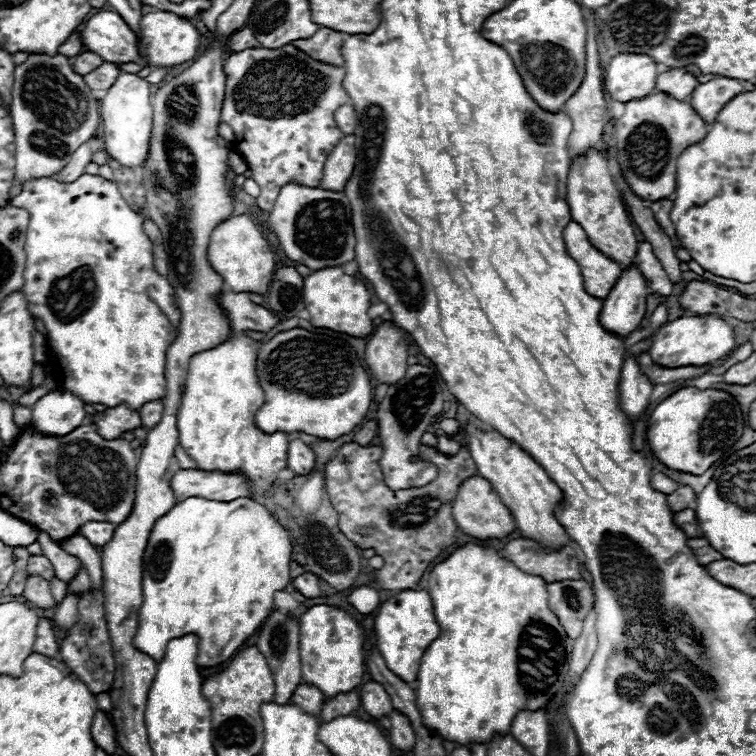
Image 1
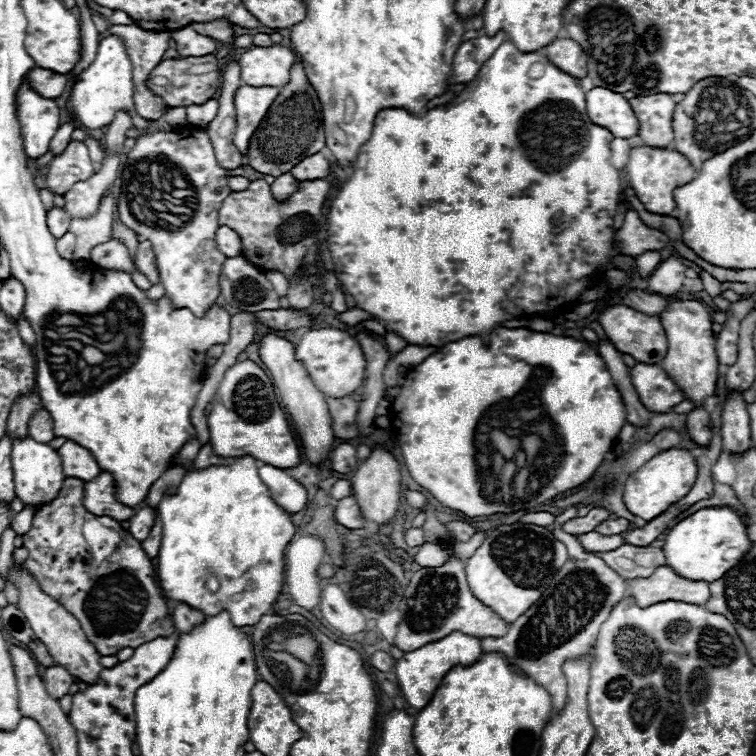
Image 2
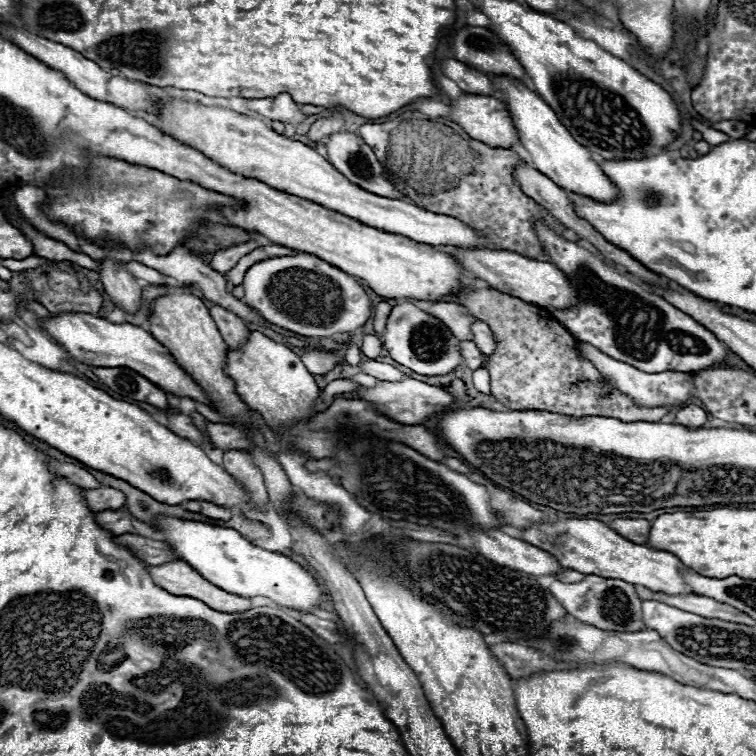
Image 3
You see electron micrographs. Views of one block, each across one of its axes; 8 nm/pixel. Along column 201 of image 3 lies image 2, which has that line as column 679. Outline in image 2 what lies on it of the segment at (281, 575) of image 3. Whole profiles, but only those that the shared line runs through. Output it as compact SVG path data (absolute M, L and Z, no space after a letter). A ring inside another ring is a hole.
M716 506L716 508L702 508L692 516L678 522L664 540L664 556L666 566L674 568L680 576L688 580L706 580L714 582L718 576L724 576L742 556L750 550L748 526L744 524L742 516L732 510L730 506Z

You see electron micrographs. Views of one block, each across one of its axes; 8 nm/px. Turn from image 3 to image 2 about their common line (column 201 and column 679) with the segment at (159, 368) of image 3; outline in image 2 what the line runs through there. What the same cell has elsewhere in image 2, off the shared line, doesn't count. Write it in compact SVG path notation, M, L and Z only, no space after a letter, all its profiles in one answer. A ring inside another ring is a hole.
M638 362L630 370L630 376L640 402L652 412L668 412L672 406L684 400L684 392L658 364Z

